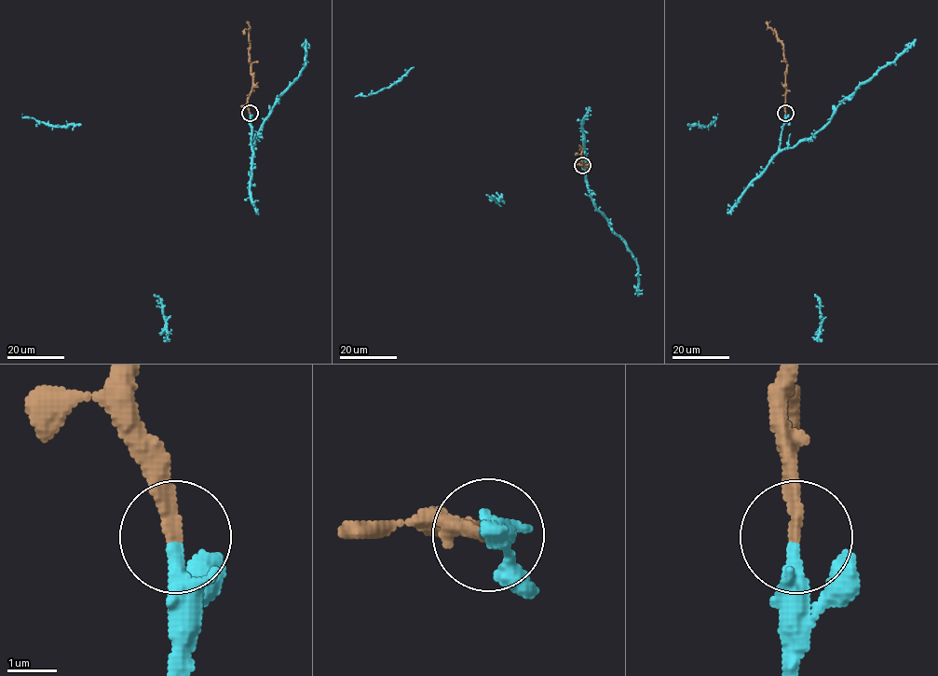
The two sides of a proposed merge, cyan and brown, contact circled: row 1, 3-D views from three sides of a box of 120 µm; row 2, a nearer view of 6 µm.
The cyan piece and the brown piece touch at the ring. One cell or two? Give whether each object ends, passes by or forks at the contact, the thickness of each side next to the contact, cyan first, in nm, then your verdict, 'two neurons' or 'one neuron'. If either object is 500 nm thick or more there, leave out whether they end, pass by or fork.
cyan passes by | brown ends | 240/280 nm | one neuron

